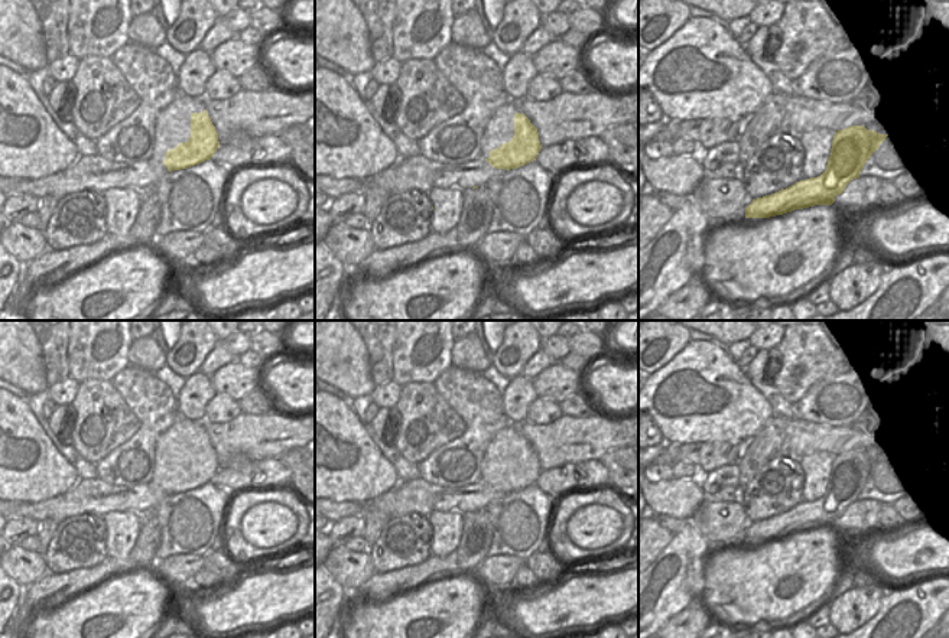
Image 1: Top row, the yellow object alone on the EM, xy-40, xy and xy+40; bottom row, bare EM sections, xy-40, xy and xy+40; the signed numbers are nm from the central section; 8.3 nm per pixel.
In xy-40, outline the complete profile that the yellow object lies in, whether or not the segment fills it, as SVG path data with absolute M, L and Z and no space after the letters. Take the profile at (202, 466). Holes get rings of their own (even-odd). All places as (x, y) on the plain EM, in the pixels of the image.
M208 434L192 436L189 463L168 473L163 488L168 491L168 495L188 492L209 484L218 471L218 456Z

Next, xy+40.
M864 449L838 453L826 494L820 499L753 523L745 531L745 541L770 541L815 528L832 528L835 520L841 518L851 504L859 501L864 488L887 459L867 453Z

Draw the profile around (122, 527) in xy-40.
M110 511L105 523L105 554L127 559L140 533L140 514L134 511Z

